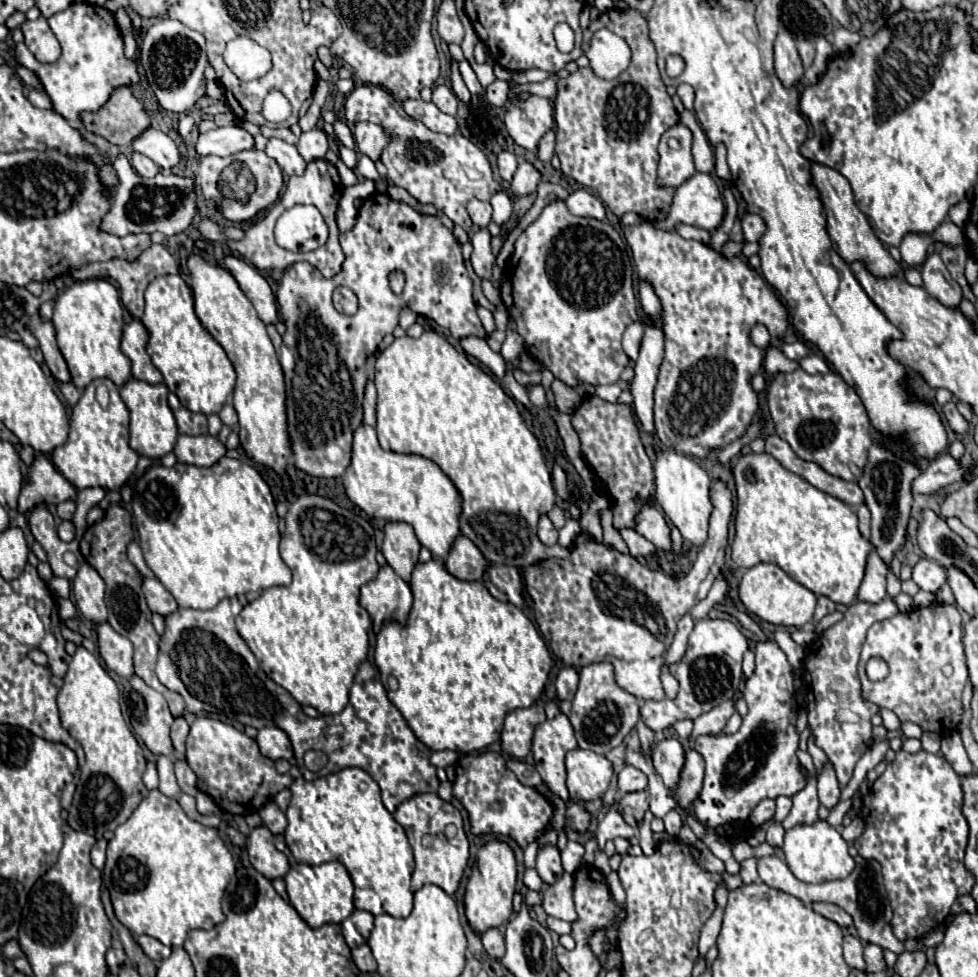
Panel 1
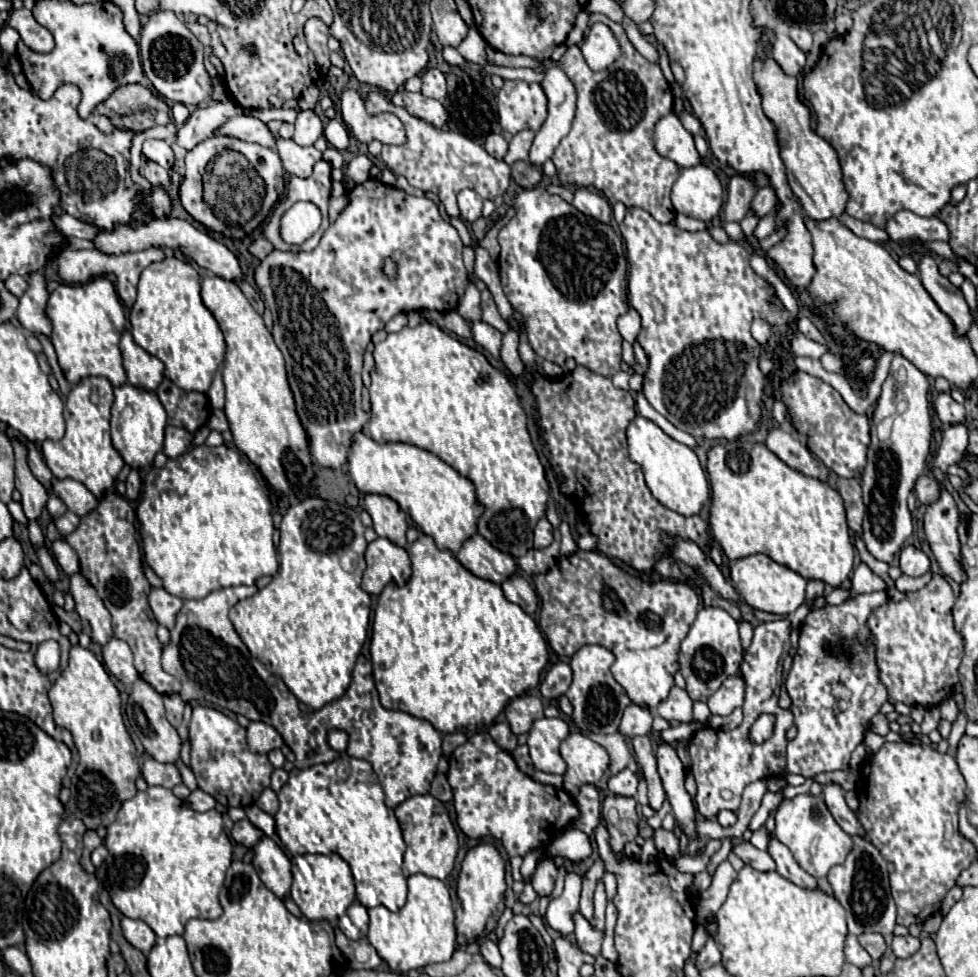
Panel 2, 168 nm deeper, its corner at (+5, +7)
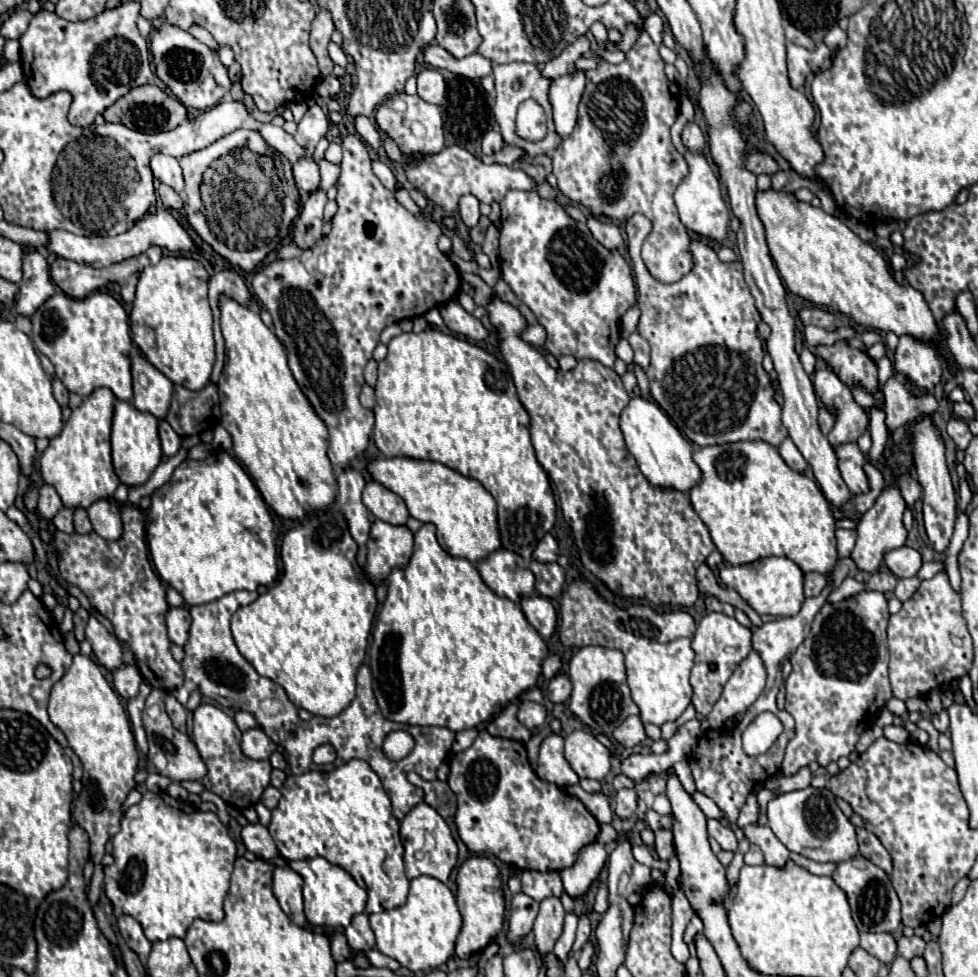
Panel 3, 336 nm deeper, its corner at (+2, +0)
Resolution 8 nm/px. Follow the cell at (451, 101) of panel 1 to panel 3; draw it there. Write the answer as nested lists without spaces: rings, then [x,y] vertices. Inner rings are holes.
[[[423,69],[417,75],[417,95],[427,103],[441,103],[445,99],[445,81],[439,71]]]

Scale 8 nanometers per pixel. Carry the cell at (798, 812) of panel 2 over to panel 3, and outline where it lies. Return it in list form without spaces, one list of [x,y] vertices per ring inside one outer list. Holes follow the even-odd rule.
[[[805,787],[799,791],[789,791],[773,797],[767,803],[767,825],[773,829],[777,839],[793,853],[799,853],[807,859],[825,863],[825,861],[847,861],[859,853],[855,825],[843,815],[835,803],[831,789]]]

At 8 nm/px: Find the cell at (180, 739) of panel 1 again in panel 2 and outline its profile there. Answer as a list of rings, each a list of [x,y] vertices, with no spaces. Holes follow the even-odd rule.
[[[178,694],[174,696],[164,696],[164,706],[166,706],[166,718],[172,726],[180,726],[182,722],[182,712],[184,712],[184,702]]]

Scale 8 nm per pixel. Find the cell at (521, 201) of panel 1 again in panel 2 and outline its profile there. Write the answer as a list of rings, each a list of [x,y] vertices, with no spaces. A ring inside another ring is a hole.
[[[514,162],[512,164],[512,178],[518,188],[530,190],[542,180],[542,170],[530,166],[528,162]]]

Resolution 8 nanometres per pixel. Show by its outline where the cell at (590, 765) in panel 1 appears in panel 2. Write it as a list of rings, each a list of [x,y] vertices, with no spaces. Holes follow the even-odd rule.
[[[574,732],[560,744],[560,754],[568,764],[564,790],[576,796],[584,784],[596,784],[608,768],[608,752],[588,736]]]

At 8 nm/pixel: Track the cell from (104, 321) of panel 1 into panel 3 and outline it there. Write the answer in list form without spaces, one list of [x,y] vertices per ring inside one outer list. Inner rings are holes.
[[[97,291],[83,299],[55,293],[31,315],[31,325],[35,349],[49,357],[57,377],[71,393],[87,397],[99,387],[109,387],[121,401],[133,397],[129,317],[121,303],[109,293]]]

